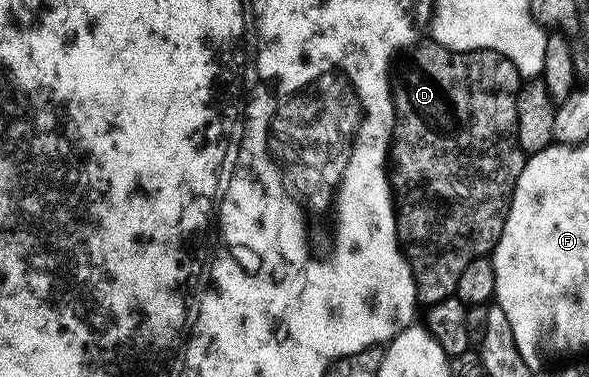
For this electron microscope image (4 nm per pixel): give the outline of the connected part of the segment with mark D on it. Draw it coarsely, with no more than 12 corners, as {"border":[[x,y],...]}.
{"border":[[416,41],[389,190],[416,297],[454,295],[525,155],[505,55]]}

